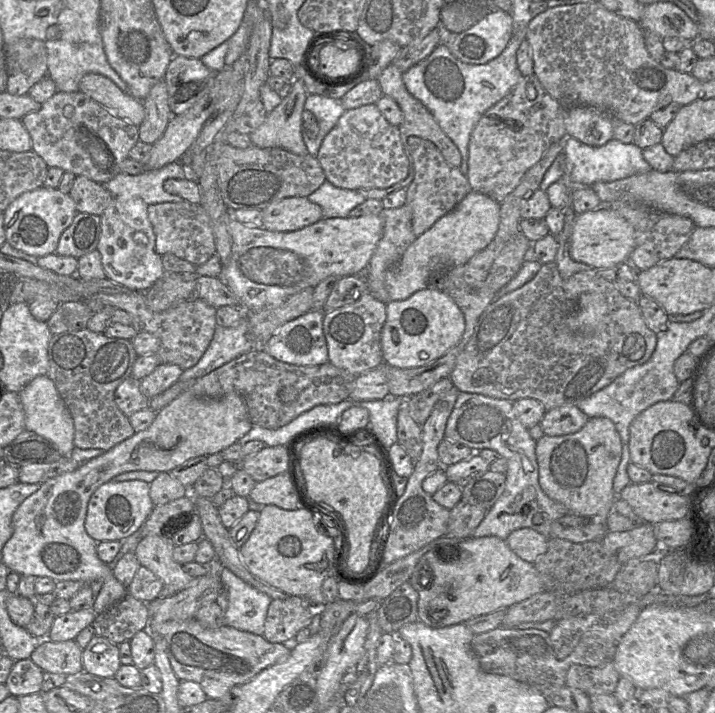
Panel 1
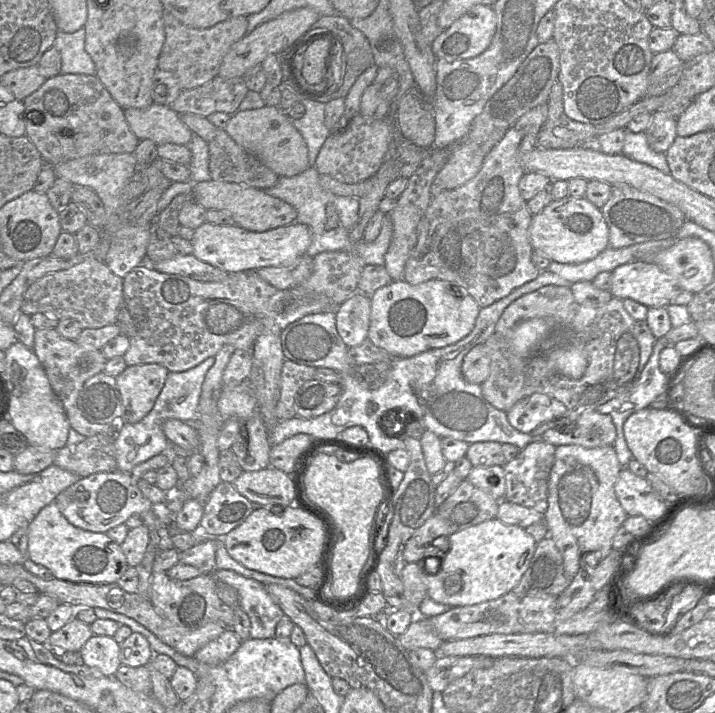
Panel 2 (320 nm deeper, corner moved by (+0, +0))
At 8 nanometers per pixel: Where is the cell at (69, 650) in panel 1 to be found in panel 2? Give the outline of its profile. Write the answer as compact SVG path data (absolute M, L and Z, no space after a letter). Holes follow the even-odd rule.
M73 617L62 628L50 634L46 645L49 645L53 651L63 649L79 652L92 635L93 632L89 624Z

